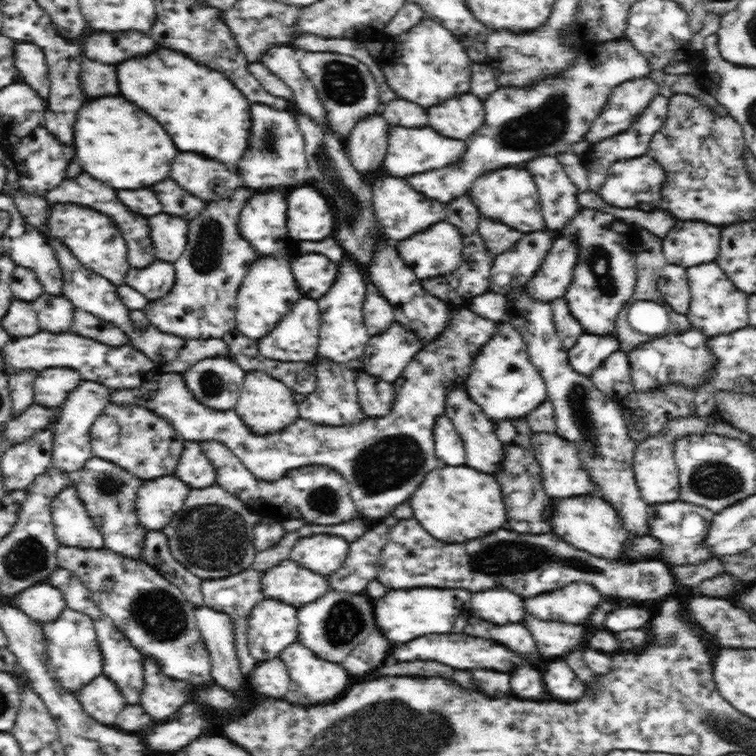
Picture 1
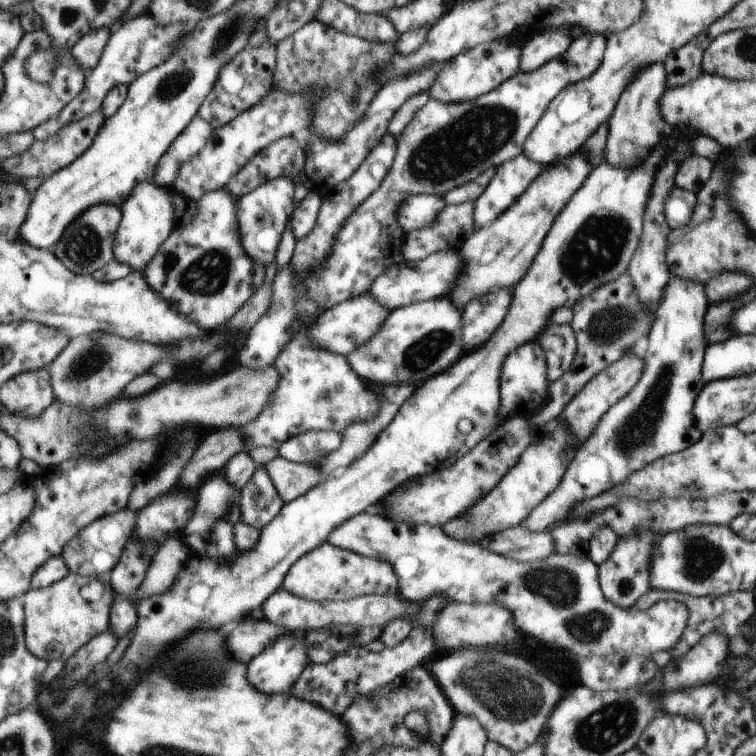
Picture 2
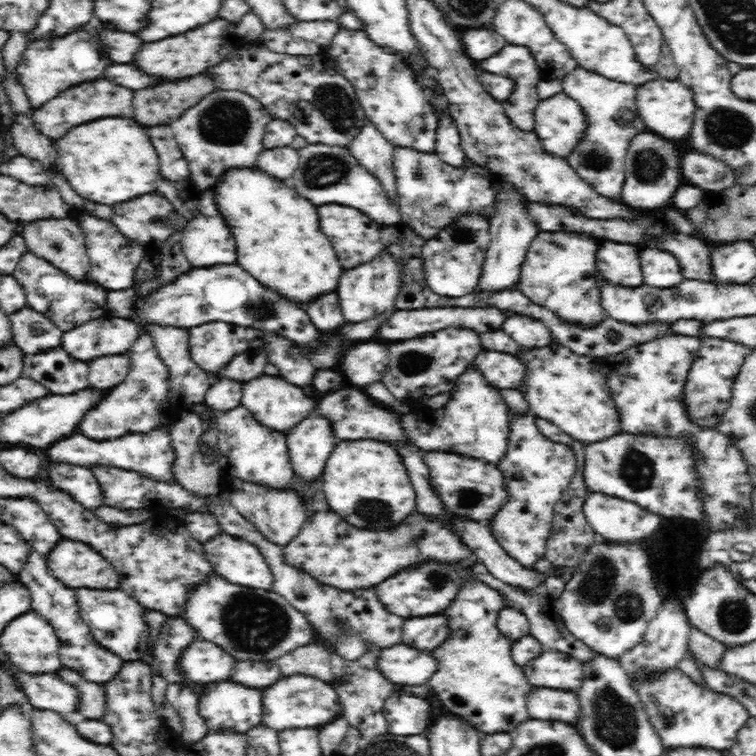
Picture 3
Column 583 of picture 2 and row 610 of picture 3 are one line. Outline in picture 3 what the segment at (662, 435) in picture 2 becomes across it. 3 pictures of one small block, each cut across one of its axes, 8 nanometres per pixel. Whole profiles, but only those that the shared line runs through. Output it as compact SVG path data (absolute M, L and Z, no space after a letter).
M476 579L466 582L456 598L448 608L441 610L441 615L447 620L446 638L435 649L432 654L434 660L438 660L438 672L428 678L428 686L432 688L434 696L444 702L444 706L460 716L464 720L472 722L480 734L482 732L512 732L520 722L528 720L528 706L526 699L535 690L530 685L527 677L523 674L523 668L513 662L511 655L512 641L505 638L497 629L497 618L502 609L506 608L504 599L494 589L488 587L484 582Z

